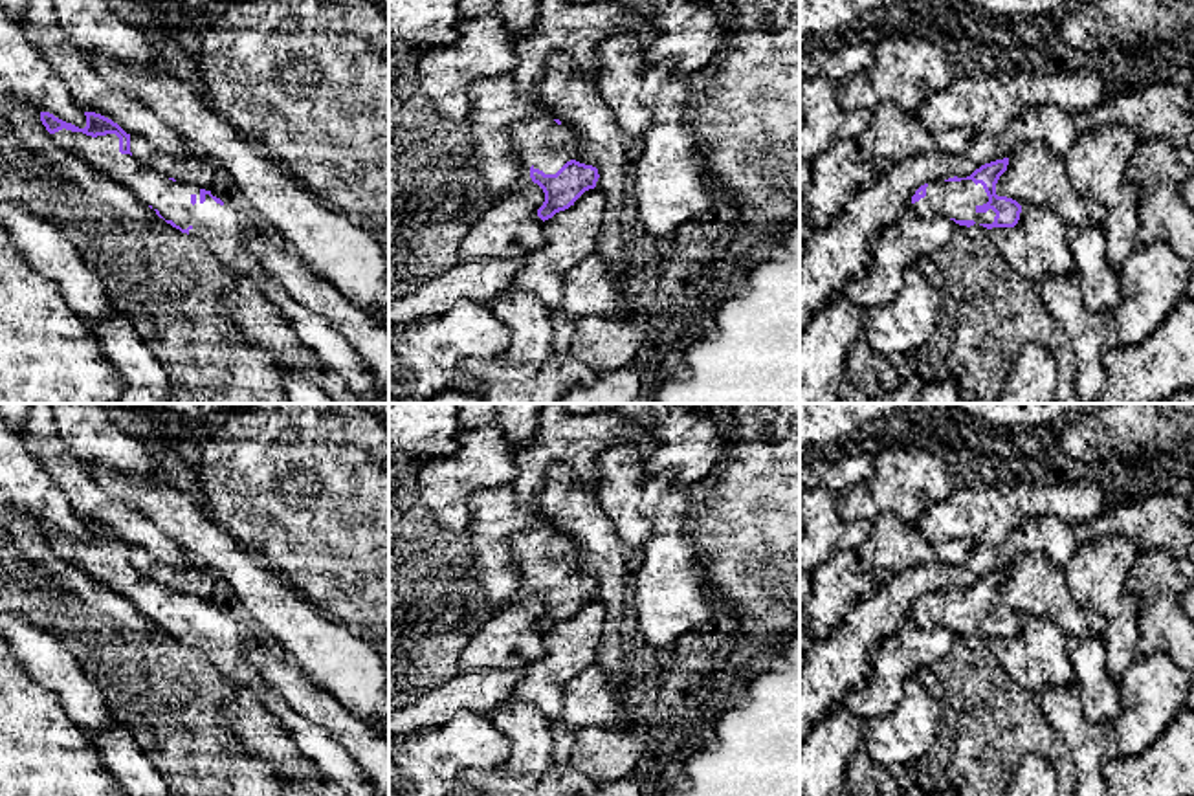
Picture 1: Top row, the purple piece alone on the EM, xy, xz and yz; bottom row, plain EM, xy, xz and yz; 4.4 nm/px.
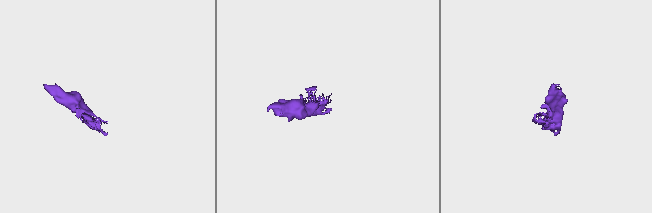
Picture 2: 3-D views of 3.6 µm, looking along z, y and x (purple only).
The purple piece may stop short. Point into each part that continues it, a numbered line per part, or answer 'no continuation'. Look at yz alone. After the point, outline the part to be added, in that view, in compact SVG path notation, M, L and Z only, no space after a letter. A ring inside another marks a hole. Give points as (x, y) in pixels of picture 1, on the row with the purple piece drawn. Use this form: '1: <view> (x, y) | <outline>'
1: yz (958, 200) | M972 180L961 182L930 182L926 196L912 204L919 215L941 215L956 220L974 220L976 224L992 224L996 213L978 213L976 207L989 202L989 196L981 183Z

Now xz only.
1: xz (541, 142) | M550 116L514 125L508 138L526 176L532 167L545 174L556 174L576 156L576 141L569 127L558 125Z

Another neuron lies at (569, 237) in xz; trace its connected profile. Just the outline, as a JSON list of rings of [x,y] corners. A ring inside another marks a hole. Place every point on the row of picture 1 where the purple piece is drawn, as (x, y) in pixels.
[[[600,187],[585,191],[569,209],[543,222],[543,244],[523,257],[508,292],[537,297],[550,310],[565,299],[565,275],[596,255],[607,202]]]

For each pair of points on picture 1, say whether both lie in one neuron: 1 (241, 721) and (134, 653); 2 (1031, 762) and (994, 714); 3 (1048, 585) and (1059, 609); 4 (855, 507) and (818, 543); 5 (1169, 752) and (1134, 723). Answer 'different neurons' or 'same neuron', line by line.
1: different neurons
2: different neurons
3: same neuron
4: different neurons
5: different neurons

